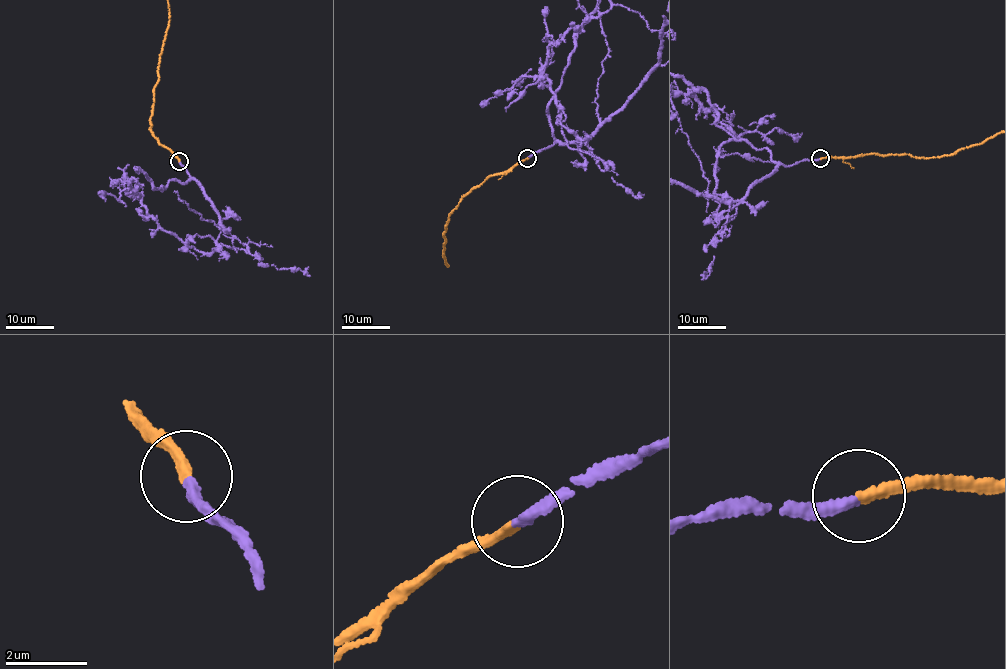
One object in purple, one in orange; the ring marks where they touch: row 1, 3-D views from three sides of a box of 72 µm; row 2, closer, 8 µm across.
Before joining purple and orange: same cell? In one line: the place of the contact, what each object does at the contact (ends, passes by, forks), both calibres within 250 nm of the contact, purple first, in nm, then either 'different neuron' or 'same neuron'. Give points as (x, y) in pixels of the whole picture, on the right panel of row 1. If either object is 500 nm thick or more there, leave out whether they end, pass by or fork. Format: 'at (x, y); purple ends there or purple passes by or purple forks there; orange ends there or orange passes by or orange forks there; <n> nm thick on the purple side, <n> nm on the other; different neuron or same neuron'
at (820, 158); purple ends there; orange ends there; 280 nm thick on the purple side, 260 nm on the other; same neuron

